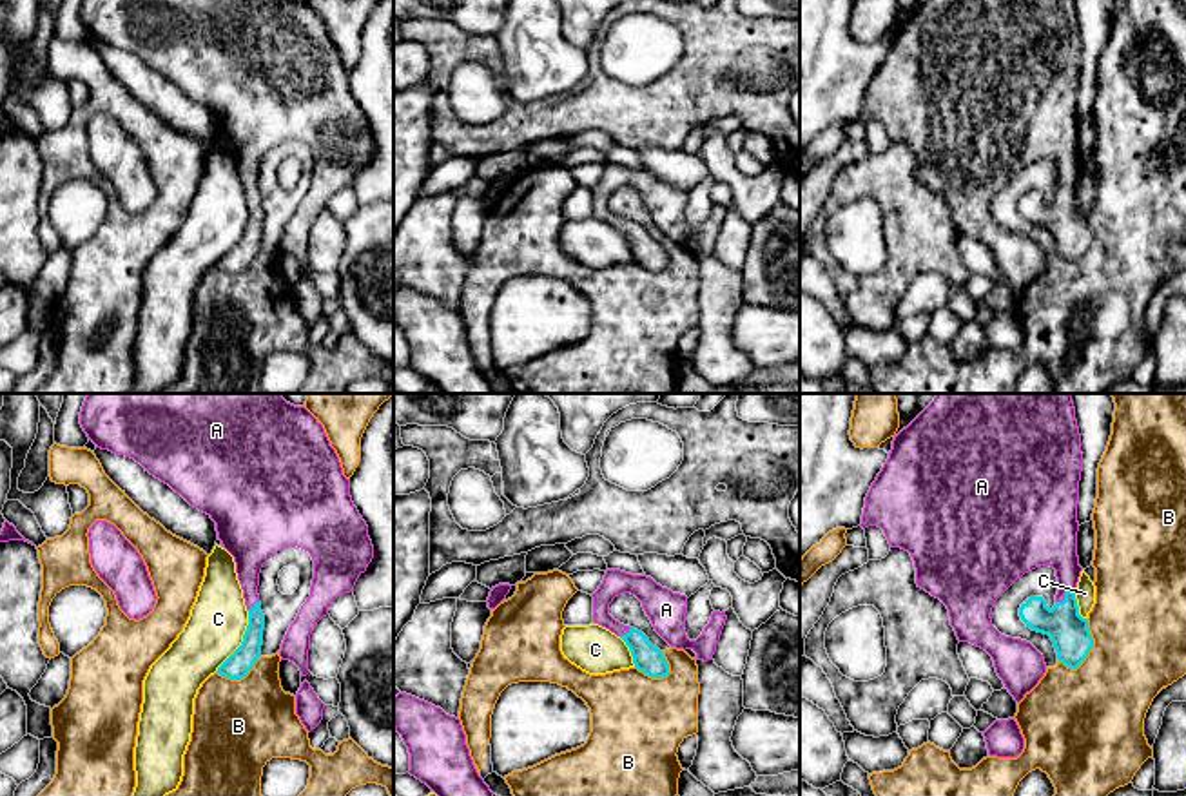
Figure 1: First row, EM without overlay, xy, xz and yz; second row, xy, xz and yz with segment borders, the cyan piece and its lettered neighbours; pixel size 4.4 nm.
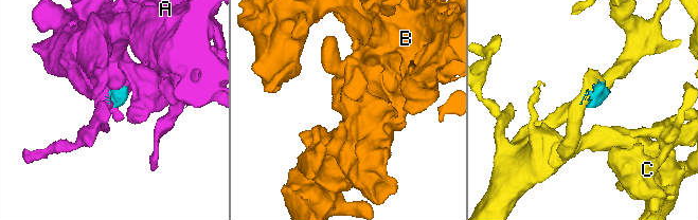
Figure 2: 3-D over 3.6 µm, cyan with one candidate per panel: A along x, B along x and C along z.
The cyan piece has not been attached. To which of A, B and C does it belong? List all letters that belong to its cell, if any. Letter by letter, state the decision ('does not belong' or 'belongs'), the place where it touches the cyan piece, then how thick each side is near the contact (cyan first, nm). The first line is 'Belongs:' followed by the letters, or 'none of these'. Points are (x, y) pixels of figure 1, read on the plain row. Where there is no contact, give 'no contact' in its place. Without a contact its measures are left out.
Belongs: A
A: belongs | yz (1065, 189) | 170/220 nm
B: does not belong | yz (1092, 240) | 170/420 nm
C: does not belong | xy (243, 234) | 110/260 nm

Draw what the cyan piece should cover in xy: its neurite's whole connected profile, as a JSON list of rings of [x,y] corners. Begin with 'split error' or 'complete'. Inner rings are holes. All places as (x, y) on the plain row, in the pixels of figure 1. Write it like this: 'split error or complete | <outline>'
split error | [[[82,0],[80,5],[80,18],[83,25],[87,27],[89,34],[96,38],[96,42],[109,44],[116,49],[125,49],[140,56],[145,65],[160,73],[161,76],[169,78],[176,87],[180,87],[190,100],[198,102],[199,105],[207,107],[216,116],[218,132],[221,134],[223,141],[234,150],[236,156],[236,167],[238,174],[243,183],[245,199],[248,205],[248,219],[243,228],[241,239],[218,261],[218,268],[230,272],[230,274],[241,274],[248,268],[248,265],[254,261],[254,257],[261,250],[261,239],[263,239],[263,223],[265,223],[265,209],[261,205],[261,196],[258,189],[259,180],[259,167],[263,158],[281,145],[283,141],[297,140],[310,147],[314,154],[314,172],[310,180],[310,190],[301,199],[296,214],[290,218],[285,234],[281,238],[279,250],[281,254],[294,256],[301,270],[306,270],[308,265],[308,243],[310,243],[310,228],[317,216],[328,209],[328,201],[332,196],[345,189],[354,185],[354,180],[361,167],[366,165],[368,158],[374,152],[374,140],[368,131],[368,120],[359,109],[357,102],[352,96],[350,91],[350,73],[343,69],[343,62],[339,56],[339,51],[335,44],[330,40],[330,34],[325,27],[323,18],[305,2],[305,0]]]

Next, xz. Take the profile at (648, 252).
split error | [[[608,163],[602,178],[593,190],[593,216],[620,230],[631,245],[633,257],[651,272],[669,268],[669,257],[664,247],[649,232],[629,219],[620,218],[609,209],[609,198],[622,187],[635,189],[649,210],[655,225],[676,243],[693,243],[696,254],[713,254],[716,238],[725,219],[725,205],[713,205],[709,218],[696,234],[685,228],[687,190],[673,187],[656,178],[651,170],[631,169],[620,163]]]

